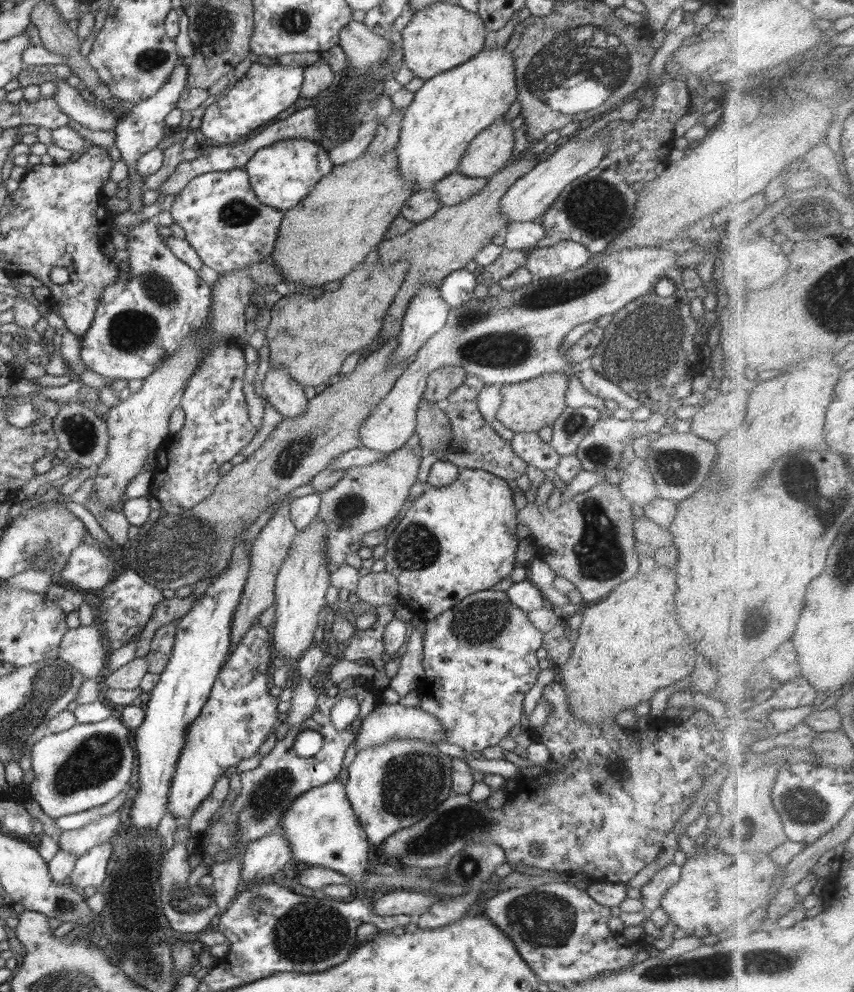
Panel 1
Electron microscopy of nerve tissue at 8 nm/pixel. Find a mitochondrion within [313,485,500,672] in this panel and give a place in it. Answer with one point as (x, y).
(416, 547)

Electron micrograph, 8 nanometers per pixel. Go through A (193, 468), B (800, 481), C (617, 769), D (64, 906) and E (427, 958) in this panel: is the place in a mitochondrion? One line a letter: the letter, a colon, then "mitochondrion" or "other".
A: other
B: mitochondrion
C: mitochondrion
D: mitochondrion
E: other

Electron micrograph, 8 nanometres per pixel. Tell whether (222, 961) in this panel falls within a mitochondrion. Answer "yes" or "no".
no

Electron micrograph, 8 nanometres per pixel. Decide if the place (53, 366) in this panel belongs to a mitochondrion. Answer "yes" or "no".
no

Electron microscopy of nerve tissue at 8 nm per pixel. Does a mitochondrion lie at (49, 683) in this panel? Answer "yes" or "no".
yes

